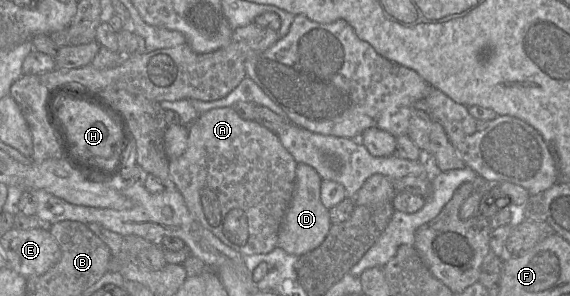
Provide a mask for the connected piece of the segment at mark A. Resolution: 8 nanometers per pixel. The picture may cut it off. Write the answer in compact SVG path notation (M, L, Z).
M232 107L215 108L199 114L197 119L188 126L188 141L186 151L177 159L170 160L169 174L181 193L186 206L194 219L211 231L217 238L230 248L245 254L266 254L277 247L278 233L285 211L295 189L297 162L280 142L278 136L256 121L243 120Z

